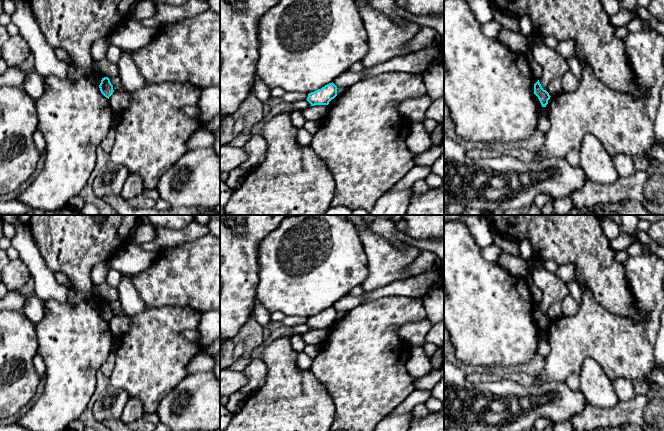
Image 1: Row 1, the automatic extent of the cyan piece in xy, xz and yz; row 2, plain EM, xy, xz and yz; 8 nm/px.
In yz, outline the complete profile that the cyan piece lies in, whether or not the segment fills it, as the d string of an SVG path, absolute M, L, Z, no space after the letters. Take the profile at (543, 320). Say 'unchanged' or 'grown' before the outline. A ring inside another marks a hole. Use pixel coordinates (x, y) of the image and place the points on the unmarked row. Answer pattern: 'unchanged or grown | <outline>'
unchanged | M539 304L534 308L534 318L538 321L542 331L546 331L551 320L542 312Z

